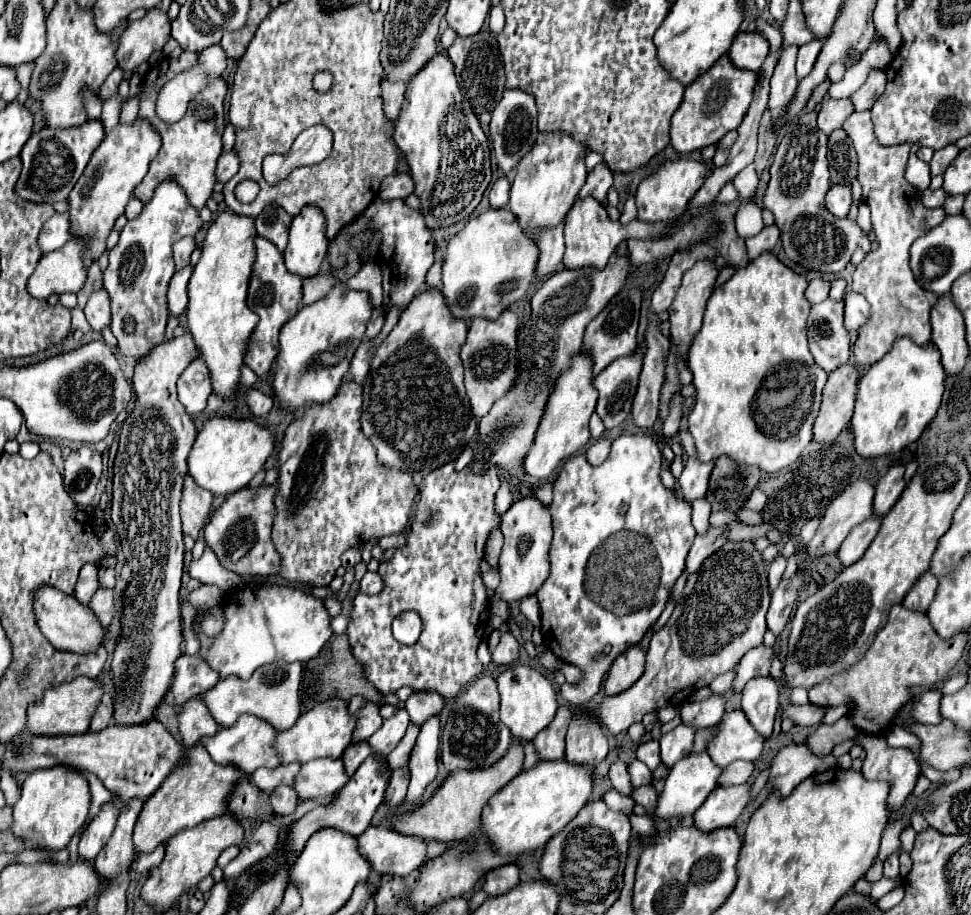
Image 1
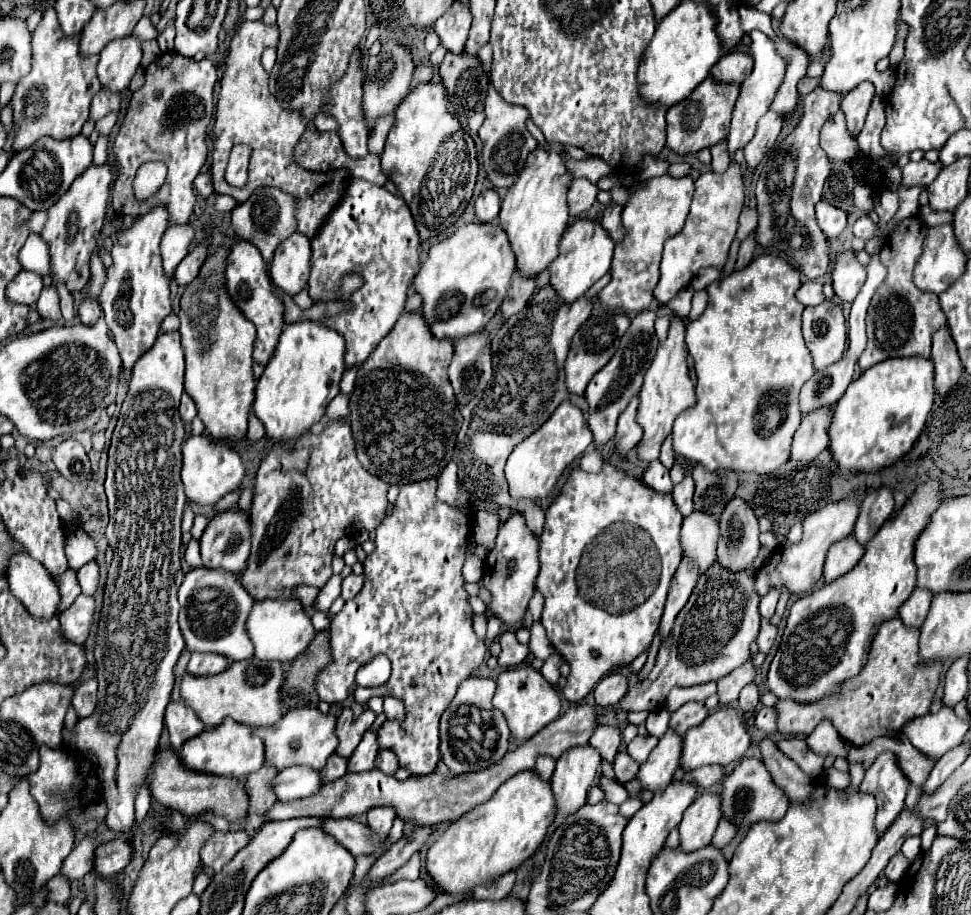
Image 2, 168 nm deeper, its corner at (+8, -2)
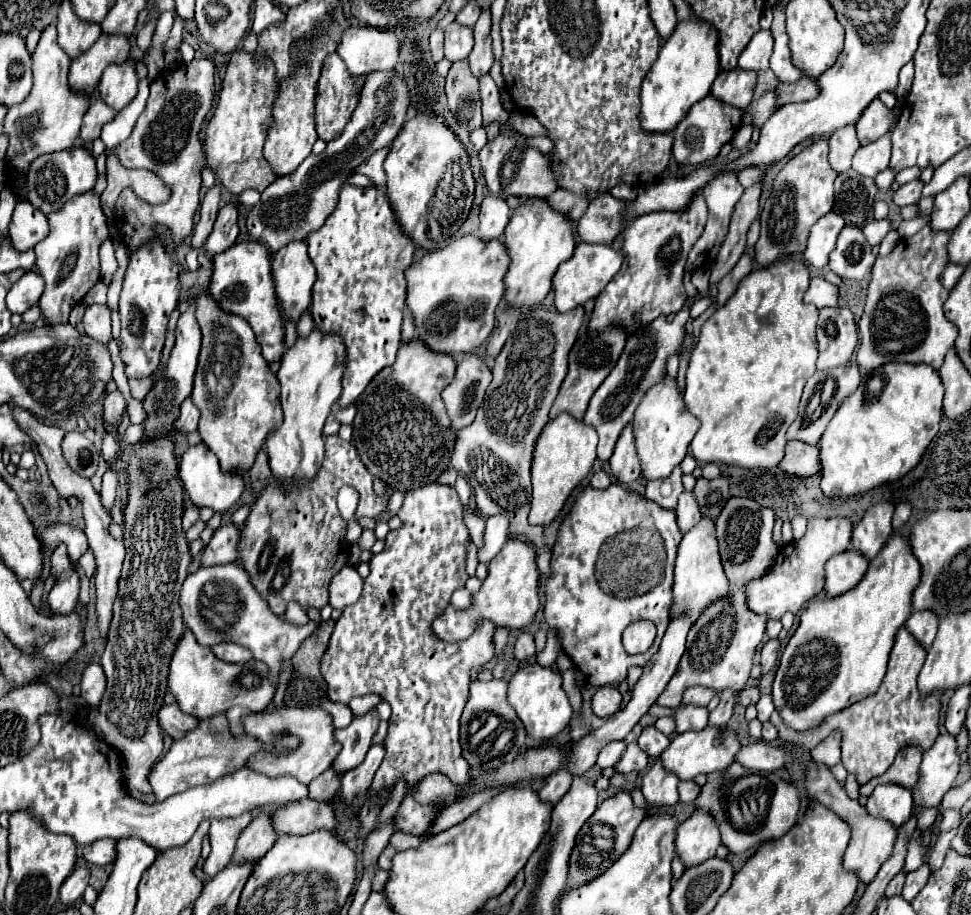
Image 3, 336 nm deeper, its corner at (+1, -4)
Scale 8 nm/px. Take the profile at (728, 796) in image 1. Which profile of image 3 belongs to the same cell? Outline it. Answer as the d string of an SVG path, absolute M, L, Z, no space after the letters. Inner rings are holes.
M705 810L693 812L677 828L675 852L685 868L697 866L713 858L719 844L721 844L719 828L713 822L713 816L709 816L709 812Z

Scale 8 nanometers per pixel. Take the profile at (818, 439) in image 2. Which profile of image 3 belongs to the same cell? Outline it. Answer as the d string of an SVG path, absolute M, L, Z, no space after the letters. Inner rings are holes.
M793 440L793 442L787 444L785 458L781 460L779 468L785 474L797 476L797 478L815 476L821 470L821 464L819 464L819 448Z

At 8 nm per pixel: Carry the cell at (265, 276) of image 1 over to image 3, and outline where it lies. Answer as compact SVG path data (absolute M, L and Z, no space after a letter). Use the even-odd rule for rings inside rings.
M245 240L245 242L233 244L225 252L219 252L217 258L213 258L213 276L211 276L207 292L221 310L225 310L227 314L241 316L251 324L255 332L255 340L261 346L261 356L269 364L281 360L285 352L283 318L277 308L277 298L273 290L269 252L263 244L255 240Z

